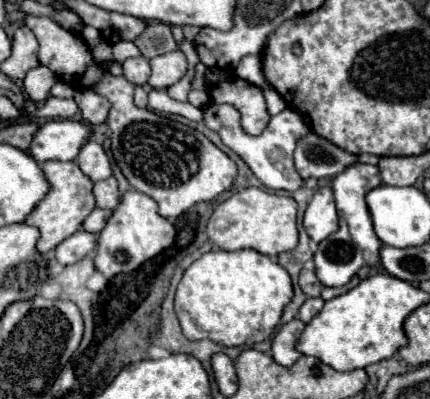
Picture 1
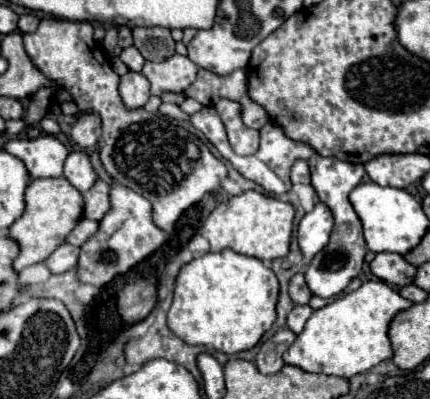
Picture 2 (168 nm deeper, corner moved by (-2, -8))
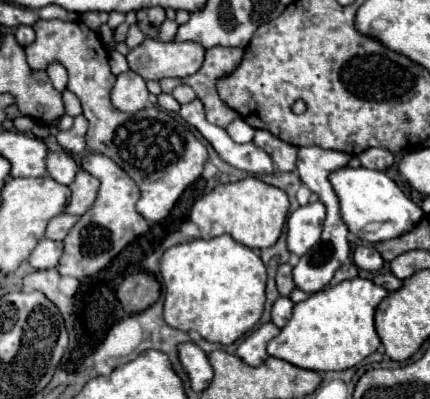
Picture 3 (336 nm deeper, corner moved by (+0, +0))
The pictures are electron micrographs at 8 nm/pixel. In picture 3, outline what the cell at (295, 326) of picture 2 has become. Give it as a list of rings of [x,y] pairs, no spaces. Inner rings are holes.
[[[278,298],[276,302],[274,302],[274,306],[272,306],[272,322],[278,326],[278,328],[282,328],[284,324],[286,324],[286,320],[290,318],[290,314],[292,314],[292,300],[290,298]]]

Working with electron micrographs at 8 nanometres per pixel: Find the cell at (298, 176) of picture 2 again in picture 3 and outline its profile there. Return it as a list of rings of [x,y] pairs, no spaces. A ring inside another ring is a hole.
[[[256,130],[254,140],[252,140],[258,148],[262,148],[264,152],[268,152],[268,156],[272,158],[276,170],[280,172],[292,172],[296,168],[296,146],[292,144],[284,144],[280,138],[272,136],[266,130]]]

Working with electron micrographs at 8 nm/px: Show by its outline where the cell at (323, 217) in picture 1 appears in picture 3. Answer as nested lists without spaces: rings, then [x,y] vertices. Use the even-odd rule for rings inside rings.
[[[320,202],[300,206],[290,214],[286,222],[288,226],[286,244],[292,254],[302,256],[320,240],[324,216],[326,216],[326,208]]]

